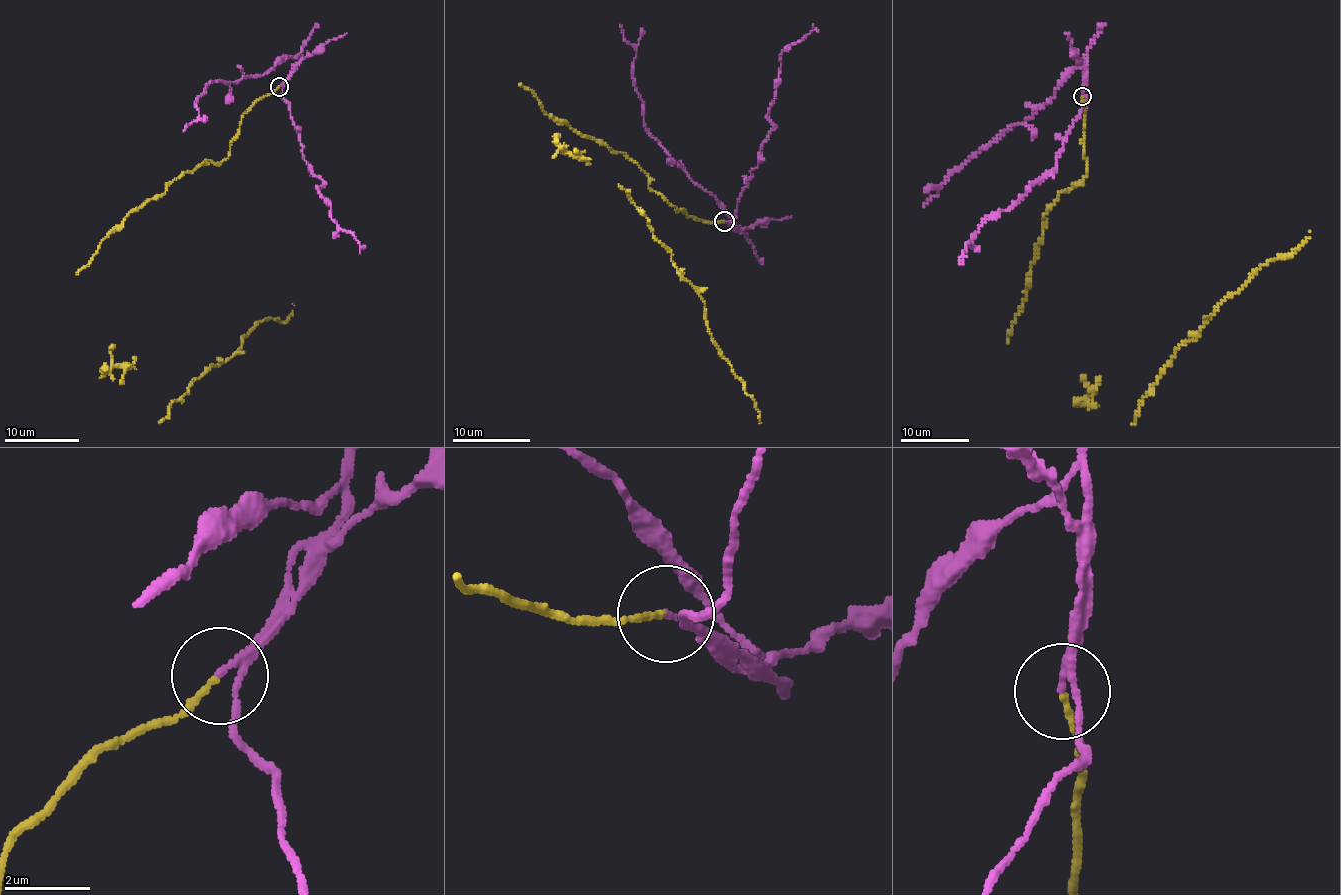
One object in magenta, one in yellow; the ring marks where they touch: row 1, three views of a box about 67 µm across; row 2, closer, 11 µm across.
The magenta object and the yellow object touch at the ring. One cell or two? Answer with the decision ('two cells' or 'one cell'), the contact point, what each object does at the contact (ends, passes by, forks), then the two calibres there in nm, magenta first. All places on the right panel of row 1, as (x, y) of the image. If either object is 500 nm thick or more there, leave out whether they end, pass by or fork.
two cells | (1082, 96) | magenta passes by | yellow ends | 140/140 nm

